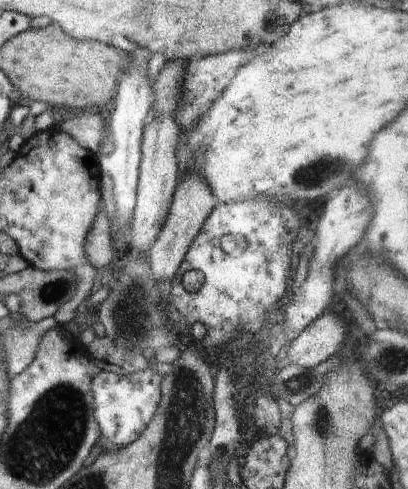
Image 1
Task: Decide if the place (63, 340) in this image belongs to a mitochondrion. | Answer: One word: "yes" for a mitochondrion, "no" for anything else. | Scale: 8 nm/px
no

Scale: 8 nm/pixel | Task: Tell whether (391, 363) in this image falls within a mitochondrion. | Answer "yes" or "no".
yes

